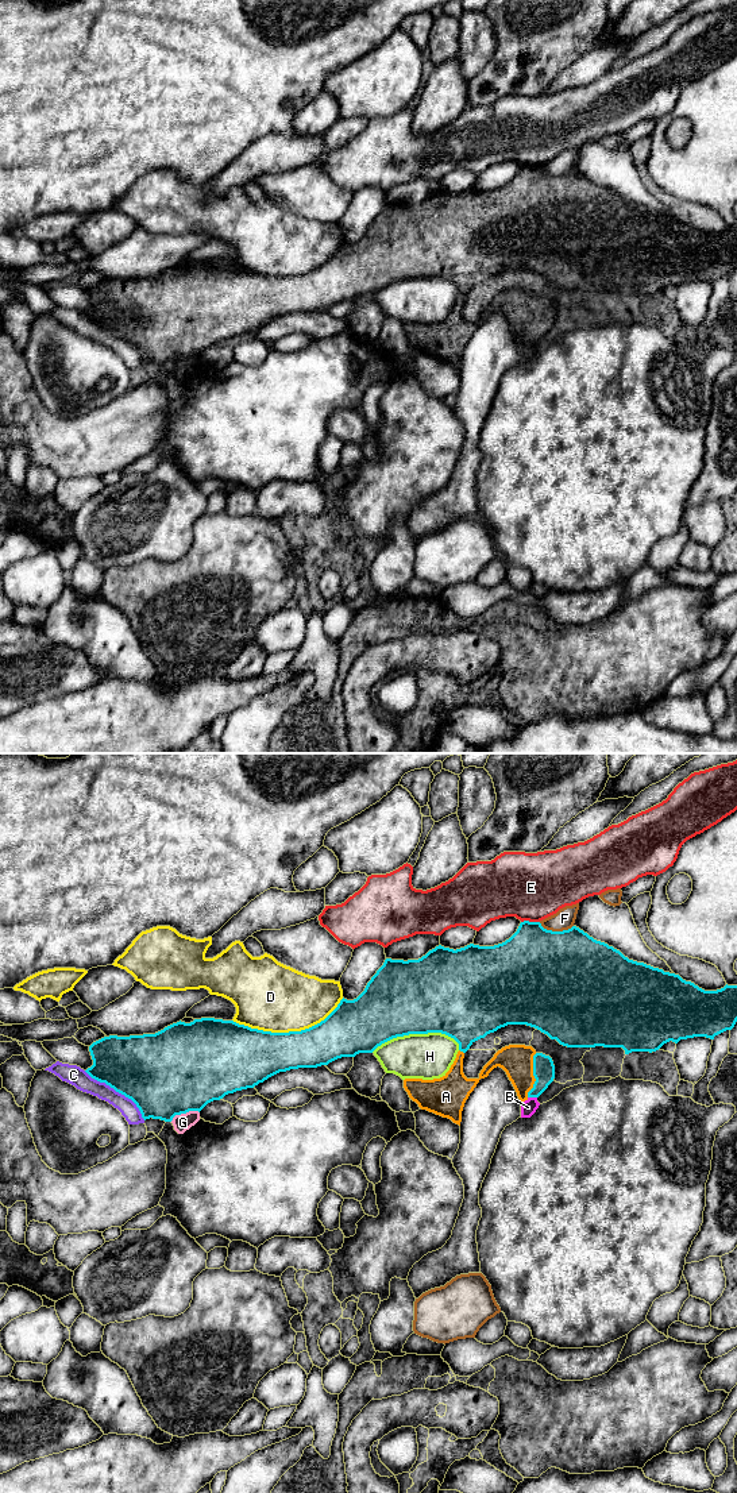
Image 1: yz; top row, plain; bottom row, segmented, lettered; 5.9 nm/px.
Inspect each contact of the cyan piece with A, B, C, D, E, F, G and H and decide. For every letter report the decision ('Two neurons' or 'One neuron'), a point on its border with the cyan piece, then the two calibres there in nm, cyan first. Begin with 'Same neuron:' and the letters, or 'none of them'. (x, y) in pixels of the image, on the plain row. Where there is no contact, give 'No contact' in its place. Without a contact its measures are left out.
Same neuron: A
A: One neuron. Touches cyan at yz (533, 319). Thickness 130 nm (cyan) against 190 nm
B: Two neurons. Touches cyan at yz (532, 340). Thickness 130 nm (cyan) against 90 nm
C: Two neurons. Touches cyan at yz (118, 335). Thickness 440 nm (cyan) against 110 nm
D: Two neurons. Touches cyan at yz (289, 276). Thickness 300 nm (cyan) against 420 nm
E: Two neurons. Touches cyan at yz (528, 165). Thickness 420 nm (cyan) against 400 nm
F: Two neurons. Touches cyan at yz (556, 176). Thickness 500 nm (cyan) against 120 nm
G: Two neurons. Touches cyan at yz (184, 357). Thickness 500 nm (cyan) against 100 nm
H: Two neurons. Touches cyan at yz (415, 277). Thickness 440 nm (cyan) against 280 nm

